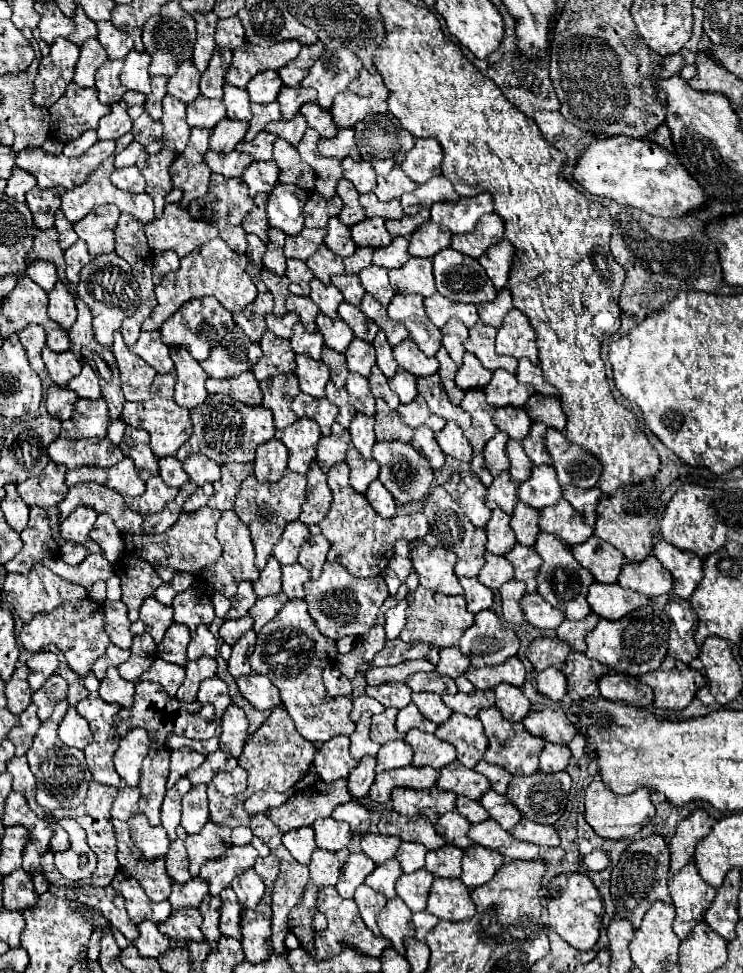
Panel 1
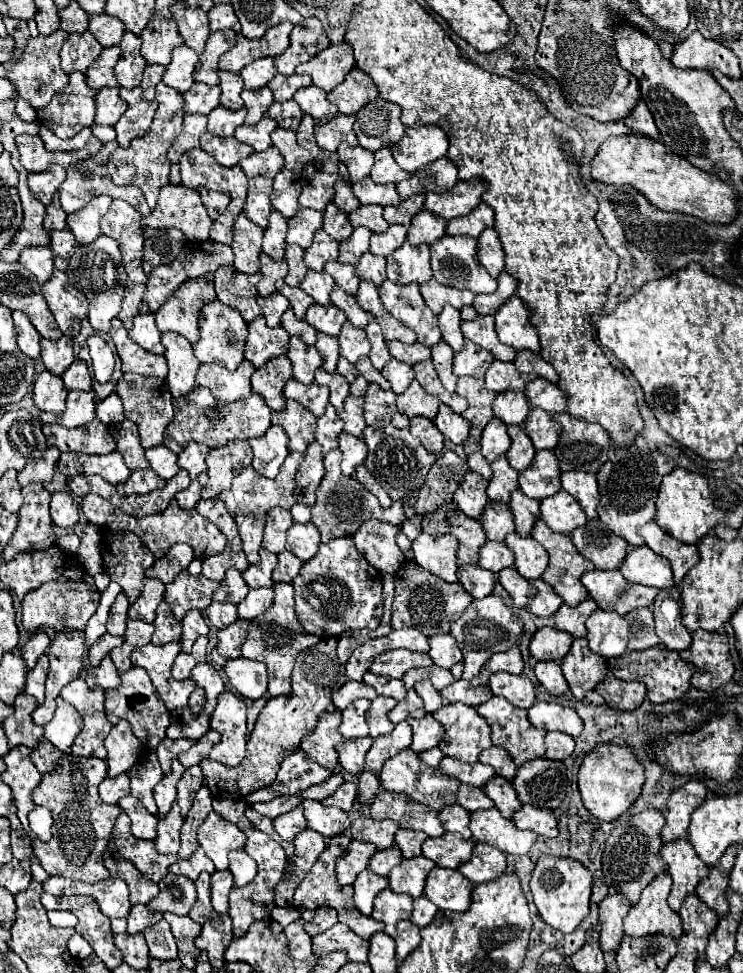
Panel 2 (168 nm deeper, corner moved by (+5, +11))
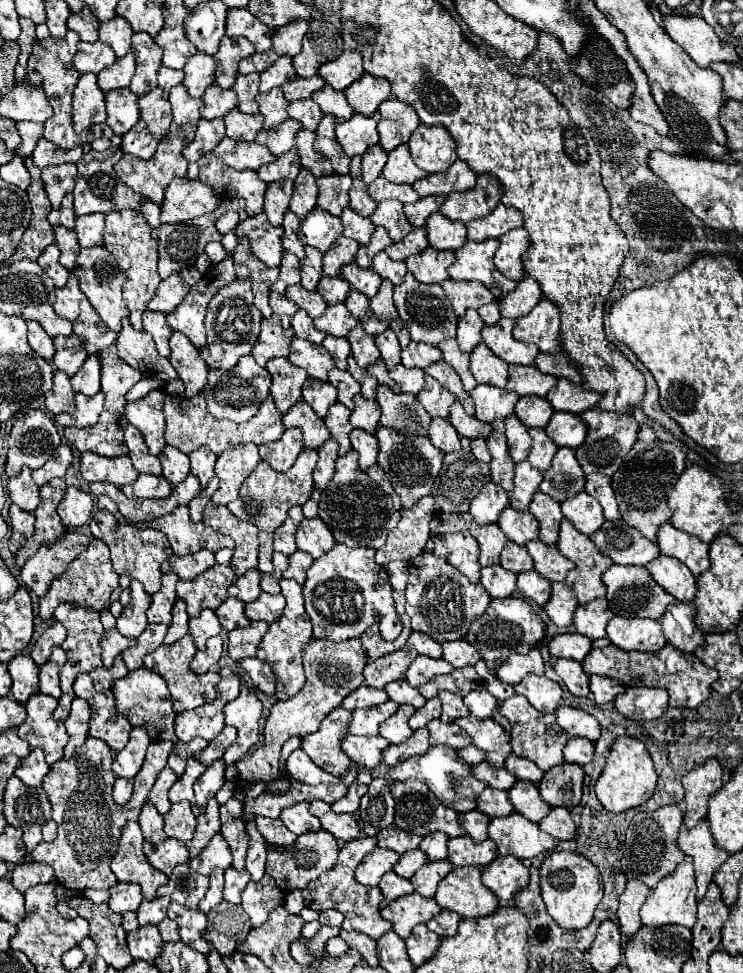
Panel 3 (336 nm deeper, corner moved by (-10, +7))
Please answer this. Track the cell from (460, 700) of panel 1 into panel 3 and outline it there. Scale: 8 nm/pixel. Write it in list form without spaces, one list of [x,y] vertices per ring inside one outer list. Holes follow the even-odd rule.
[[[484,687],[482,689],[476,689],[476,691],[470,691],[466,697],[464,697],[464,703],[470,707],[470,713],[480,717],[480,719],[488,719],[492,717],[494,709],[498,707],[498,701],[494,695],[490,695]]]

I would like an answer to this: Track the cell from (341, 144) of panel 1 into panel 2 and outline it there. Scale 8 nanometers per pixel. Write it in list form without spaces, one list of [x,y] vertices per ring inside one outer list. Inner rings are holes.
[[[337,115],[335,119],[331,119],[325,125],[315,125],[317,145],[327,151],[337,151],[337,145],[343,141],[349,145],[357,145],[357,137],[353,133],[353,123],[355,123],[353,115]]]

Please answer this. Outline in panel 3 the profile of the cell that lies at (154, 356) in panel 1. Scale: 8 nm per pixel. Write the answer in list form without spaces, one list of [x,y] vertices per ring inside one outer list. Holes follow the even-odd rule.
[[[144,311],[144,331],[154,335],[156,341],[156,349],[162,357],[170,355],[170,347],[168,347],[168,339],[172,335],[172,329],[166,321],[166,315],[160,311]]]

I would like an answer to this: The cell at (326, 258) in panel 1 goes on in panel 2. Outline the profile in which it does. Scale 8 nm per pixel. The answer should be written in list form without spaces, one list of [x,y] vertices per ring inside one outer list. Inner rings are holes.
[[[319,229],[313,237],[311,247],[305,249],[305,265],[313,271],[323,271],[325,261],[337,259],[337,251],[339,251],[339,241],[335,241],[323,229]]]

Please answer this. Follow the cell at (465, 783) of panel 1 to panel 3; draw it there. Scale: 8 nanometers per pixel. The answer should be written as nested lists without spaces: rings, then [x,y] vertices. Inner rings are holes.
[[[482,761],[482,763],[474,765],[472,769],[474,769],[476,779],[484,781],[486,785],[490,785],[490,787],[494,787],[494,789],[504,789],[504,791],[508,791],[508,789],[512,789],[512,785],[518,781],[508,769],[496,767],[496,765],[488,765],[488,761]]]

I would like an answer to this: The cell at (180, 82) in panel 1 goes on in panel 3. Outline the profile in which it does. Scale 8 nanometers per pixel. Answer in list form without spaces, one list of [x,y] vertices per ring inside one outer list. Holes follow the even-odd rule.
[[[196,53],[194,57],[188,59],[186,67],[184,67],[184,81],[182,85],[188,89],[188,93],[192,93],[192,97],[202,97],[206,87],[214,83],[214,69],[216,63],[210,55],[206,53]]]

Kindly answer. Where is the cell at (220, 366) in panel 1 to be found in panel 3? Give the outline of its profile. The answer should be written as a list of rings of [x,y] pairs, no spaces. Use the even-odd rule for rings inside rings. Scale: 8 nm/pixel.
[[[250,277],[234,279],[232,283],[224,285],[208,305],[206,313],[206,347],[200,349],[202,359],[210,369],[232,369],[242,355],[250,355],[256,337],[260,333],[262,313],[254,305],[252,295],[252,281]]]

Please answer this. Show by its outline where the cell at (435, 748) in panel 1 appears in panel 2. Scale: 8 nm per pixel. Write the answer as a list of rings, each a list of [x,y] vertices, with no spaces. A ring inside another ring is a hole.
[[[425,715],[423,719],[409,717],[407,723],[413,729],[413,743],[409,749],[413,749],[415,753],[433,749],[443,739],[443,725],[439,721],[435,721],[433,715]]]

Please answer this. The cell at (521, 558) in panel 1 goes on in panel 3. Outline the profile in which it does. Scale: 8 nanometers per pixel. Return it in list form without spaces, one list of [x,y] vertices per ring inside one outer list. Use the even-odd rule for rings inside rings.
[[[534,539],[526,543],[526,549],[534,559],[534,569],[550,581],[564,581],[568,571],[574,569],[572,561],[564,557],[556,545],[550,547],[550,545],[544,545],[540,539]]]

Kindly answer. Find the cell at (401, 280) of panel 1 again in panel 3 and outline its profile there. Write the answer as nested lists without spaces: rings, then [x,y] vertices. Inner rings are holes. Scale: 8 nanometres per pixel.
[[[432,247],[406,259],[408,271],[420,283],[442,283],[442,281],[450,279],[448,269],[452,267],[452,263],[454,263],[452,251],[438,251]]]

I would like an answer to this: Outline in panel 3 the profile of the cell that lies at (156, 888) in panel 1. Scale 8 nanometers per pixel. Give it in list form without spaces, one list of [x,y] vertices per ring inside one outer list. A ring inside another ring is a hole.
[[[166,839],[164,843],[158,843],[158,845],[144,843],[144,853],[148,861],[166,875],[170,875],[176,865],[188,863],[188,849],[182,841],[176,841],[176,839]]]

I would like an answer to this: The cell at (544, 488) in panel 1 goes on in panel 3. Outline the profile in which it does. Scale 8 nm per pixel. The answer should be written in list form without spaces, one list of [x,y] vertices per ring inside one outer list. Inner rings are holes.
[[[562,447],[552,459],[550,469],[544,473],[540,491],[544,491],[546,495],[558,501],[566,501],[578,495],[580,491],[584,491],[584,481],[586,481],[586,475],[580,469],[580,463],[576,461],[574,449]]]

